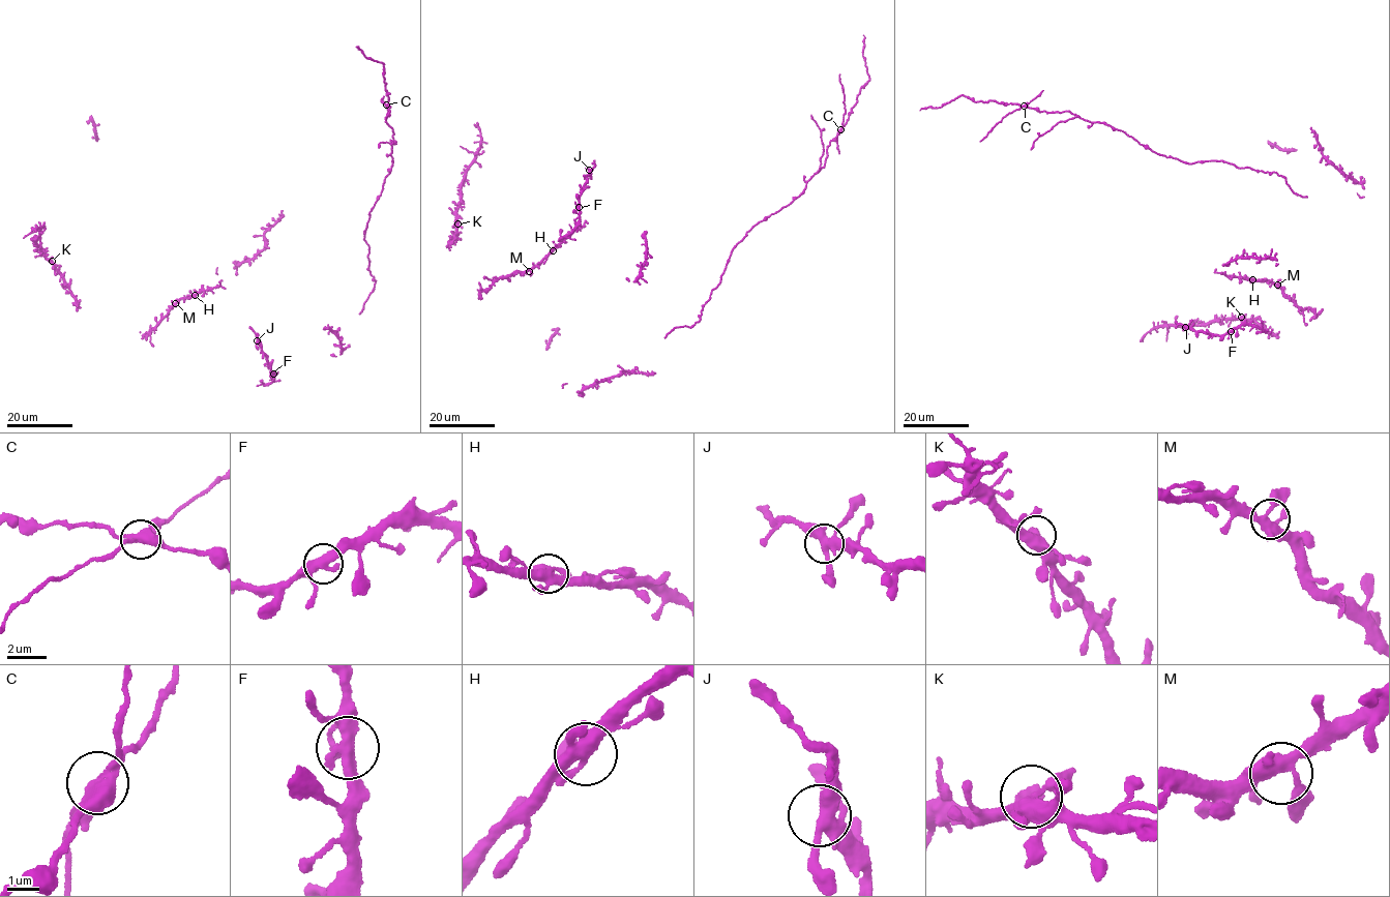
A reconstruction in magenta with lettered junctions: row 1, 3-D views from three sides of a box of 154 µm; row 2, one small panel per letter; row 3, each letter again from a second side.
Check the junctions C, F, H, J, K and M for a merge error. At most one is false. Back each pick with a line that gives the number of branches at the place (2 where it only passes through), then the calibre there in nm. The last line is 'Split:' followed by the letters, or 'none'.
C: 4 | 400 nm
Split: C

